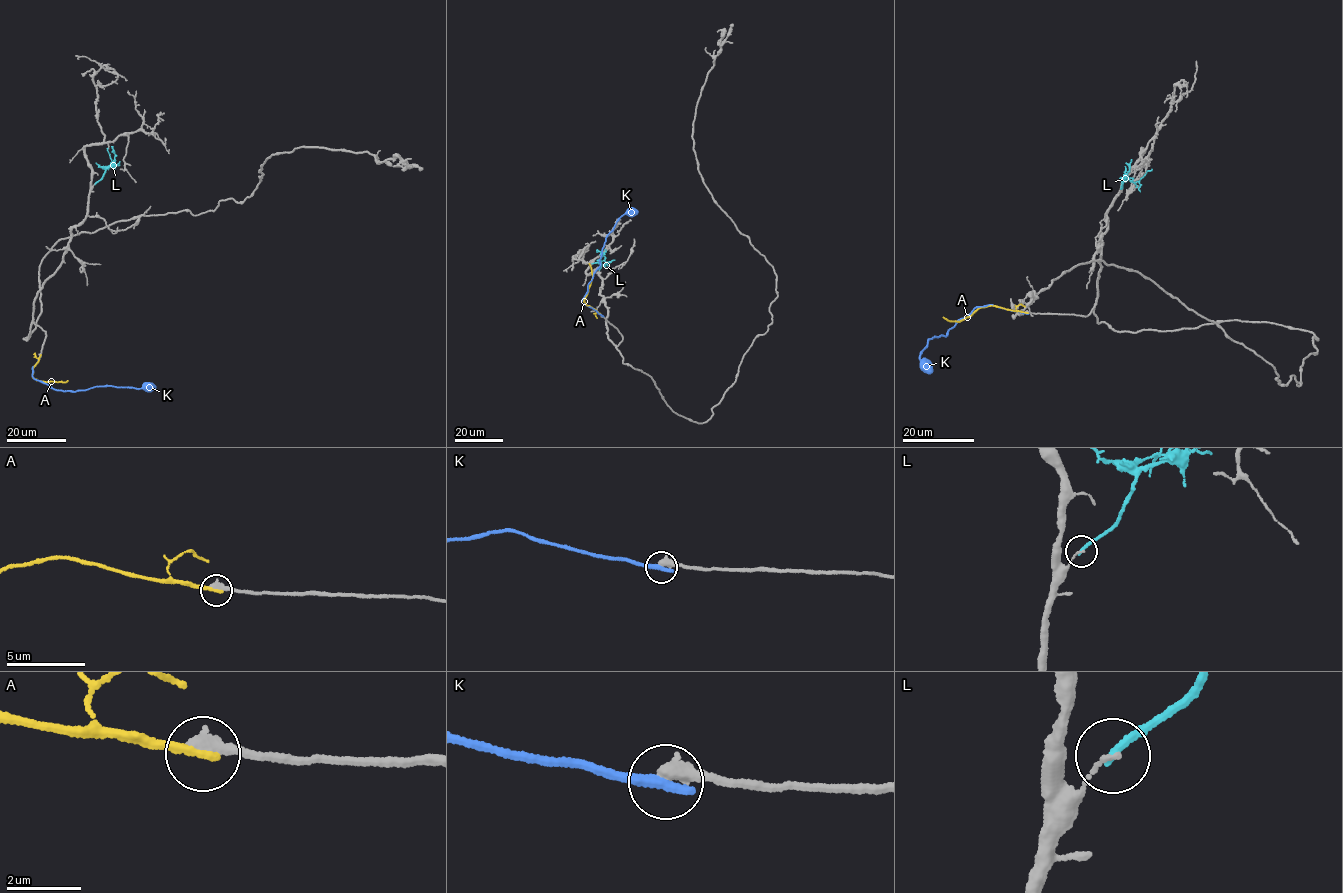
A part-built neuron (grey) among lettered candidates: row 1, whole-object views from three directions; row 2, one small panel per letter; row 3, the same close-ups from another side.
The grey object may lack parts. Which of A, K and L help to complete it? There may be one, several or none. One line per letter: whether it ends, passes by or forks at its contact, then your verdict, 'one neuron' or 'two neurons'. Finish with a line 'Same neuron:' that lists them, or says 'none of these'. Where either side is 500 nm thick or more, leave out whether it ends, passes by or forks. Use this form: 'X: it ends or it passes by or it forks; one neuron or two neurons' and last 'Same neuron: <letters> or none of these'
A: it ends; two neurons
K: it ends; two neurons
L: it ends; two neurons
Same neuron: none of these

